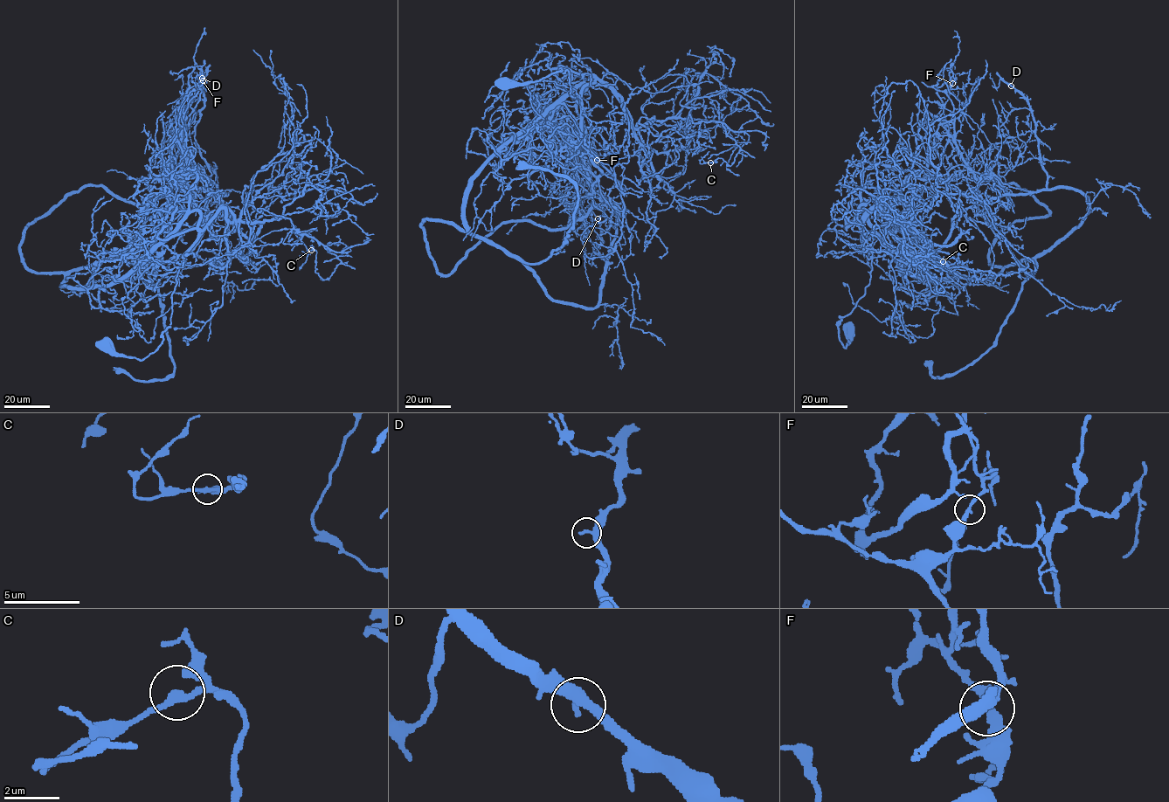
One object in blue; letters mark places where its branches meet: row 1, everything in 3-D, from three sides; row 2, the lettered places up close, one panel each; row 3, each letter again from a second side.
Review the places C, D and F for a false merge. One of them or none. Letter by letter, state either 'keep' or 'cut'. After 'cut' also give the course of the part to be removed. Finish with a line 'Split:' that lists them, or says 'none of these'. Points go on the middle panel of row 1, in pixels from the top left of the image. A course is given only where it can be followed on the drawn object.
C: keep
D: keep
F: cut | (597, 160), (568, 159), (602, 173), (581, 91), (600, 83), (639, 142), (645, 247)
Split: F

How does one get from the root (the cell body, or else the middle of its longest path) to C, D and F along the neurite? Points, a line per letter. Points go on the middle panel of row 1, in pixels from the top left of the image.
C: (504, 85), (561, 69), (574, 97), (603, 82), (634, 127), (719, 121), (739, 151), (730, 166), (710, 162)
D: (504, 85), (568, 72), (584, 149), (602, 171), (592, 195), (575, 197), (583, 237), (598, 246), (598, 218)
F: (504, 85), (567, 71), (584, 149), (602, 171), (580, 165), (590, 183), (580, 169), (597, 160)

